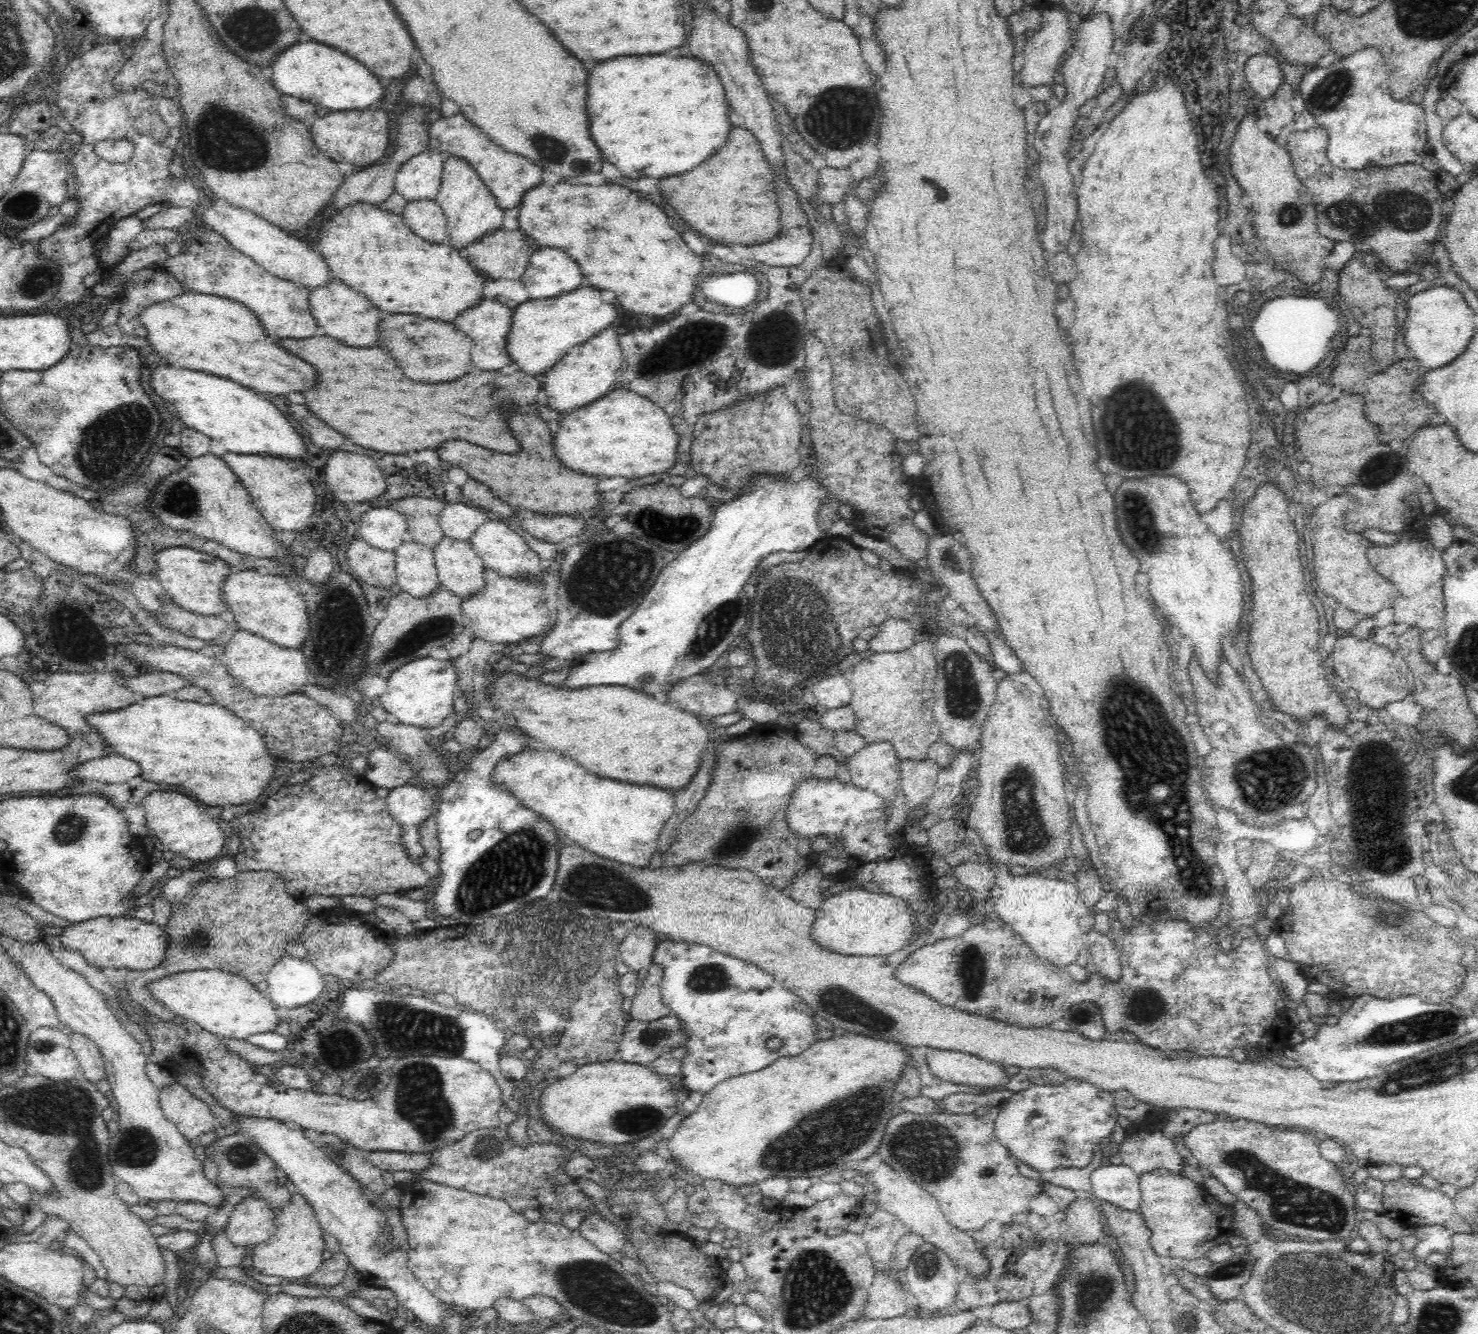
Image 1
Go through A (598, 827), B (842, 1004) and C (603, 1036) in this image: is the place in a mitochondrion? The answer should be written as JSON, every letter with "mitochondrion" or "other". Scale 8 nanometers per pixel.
{"A":"other","B":"mitochondrion","C":"mitochondrion"}

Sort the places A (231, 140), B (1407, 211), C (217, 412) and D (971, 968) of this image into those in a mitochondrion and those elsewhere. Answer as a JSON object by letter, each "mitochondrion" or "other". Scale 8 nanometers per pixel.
{"A":"mitochondrion","B":"mitochondrion","C":"other","D":"mitochondrion"}

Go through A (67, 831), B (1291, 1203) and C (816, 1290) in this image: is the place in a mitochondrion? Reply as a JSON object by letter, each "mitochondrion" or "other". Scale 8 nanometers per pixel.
{"A":"mitochondrion","B":"mitochondrion","C":"mitochondrion"}

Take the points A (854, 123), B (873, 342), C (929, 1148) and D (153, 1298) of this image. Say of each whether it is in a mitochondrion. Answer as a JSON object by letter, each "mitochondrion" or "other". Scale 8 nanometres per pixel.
{"A":"mitochondrion","B":"other","C":"mitochondrion","D":"other"}

